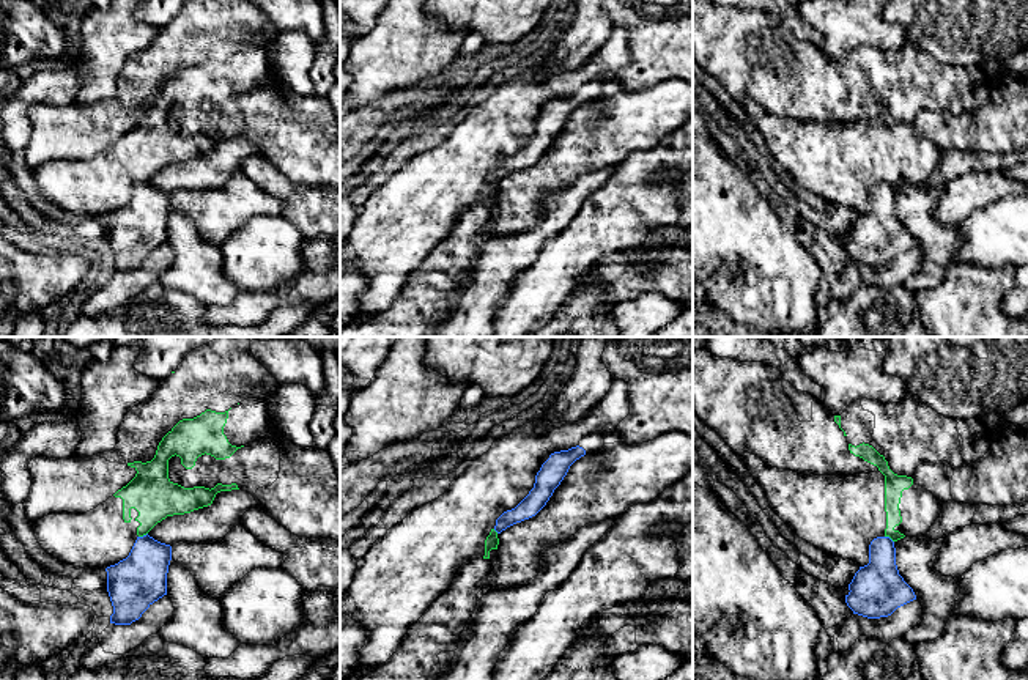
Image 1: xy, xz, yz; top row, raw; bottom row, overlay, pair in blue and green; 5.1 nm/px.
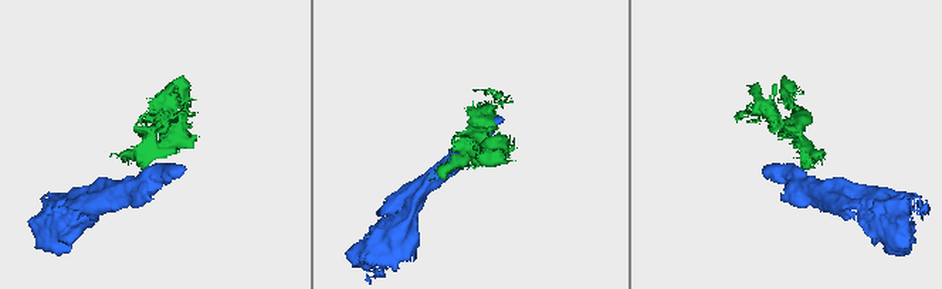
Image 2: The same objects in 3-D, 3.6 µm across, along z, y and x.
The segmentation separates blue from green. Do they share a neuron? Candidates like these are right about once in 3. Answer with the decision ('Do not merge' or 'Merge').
Do not merge

